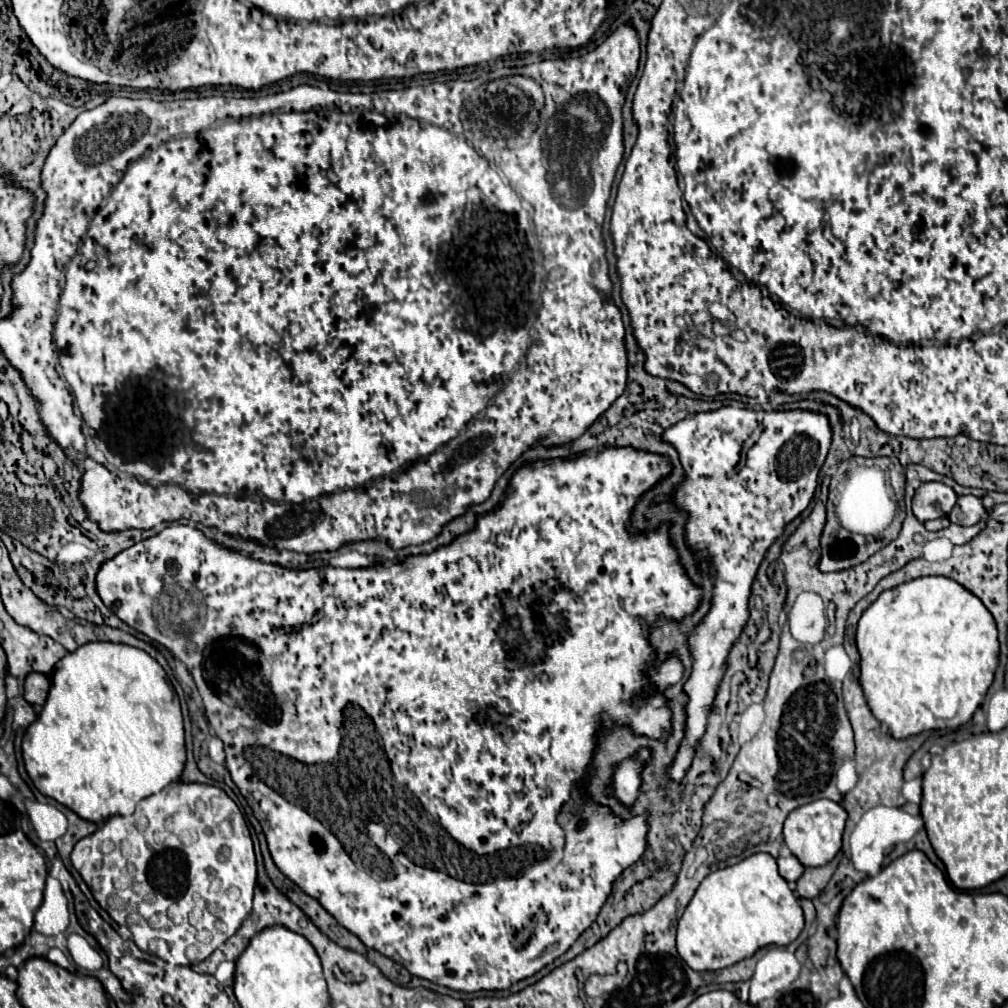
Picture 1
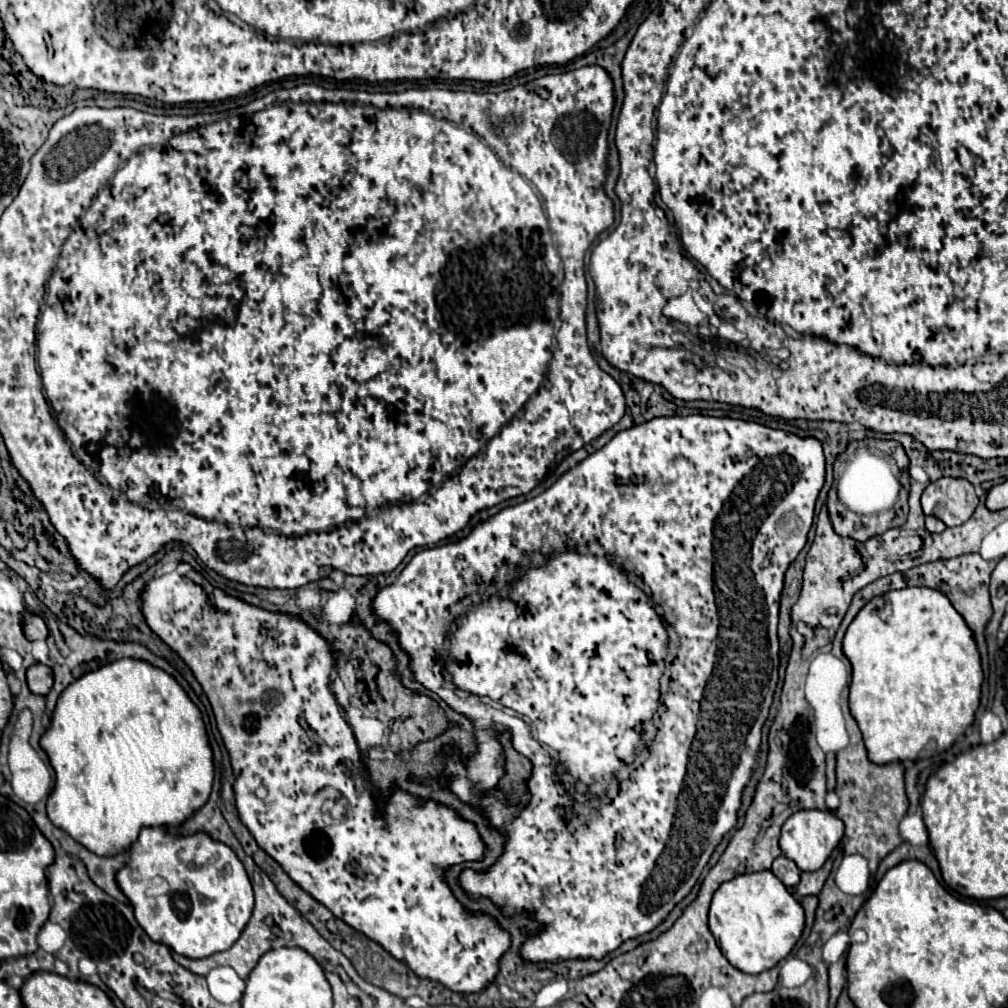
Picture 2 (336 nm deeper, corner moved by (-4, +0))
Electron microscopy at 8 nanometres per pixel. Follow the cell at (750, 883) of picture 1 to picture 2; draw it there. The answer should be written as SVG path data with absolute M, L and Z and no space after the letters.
M756 871L724 881L710 905L710 931L722 955L744 973L762 973L784 959L804 931L804 909L772 871Z

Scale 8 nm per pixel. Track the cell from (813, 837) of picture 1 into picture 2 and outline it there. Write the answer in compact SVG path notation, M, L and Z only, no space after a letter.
M828 809L798 811L782 825L780 849L788 859L792 859L798 865L800 871L818 871L824 865L824 861L830 857L830 853L838 847L842 835L844 835L844 823L832 811Z

